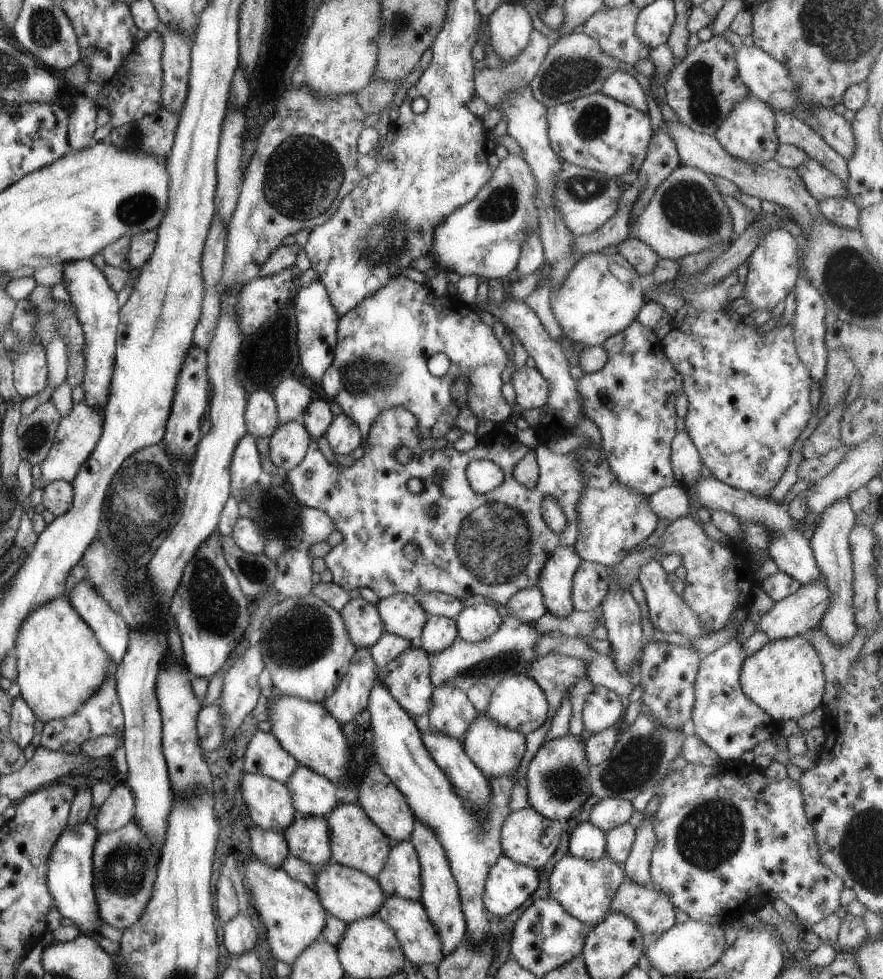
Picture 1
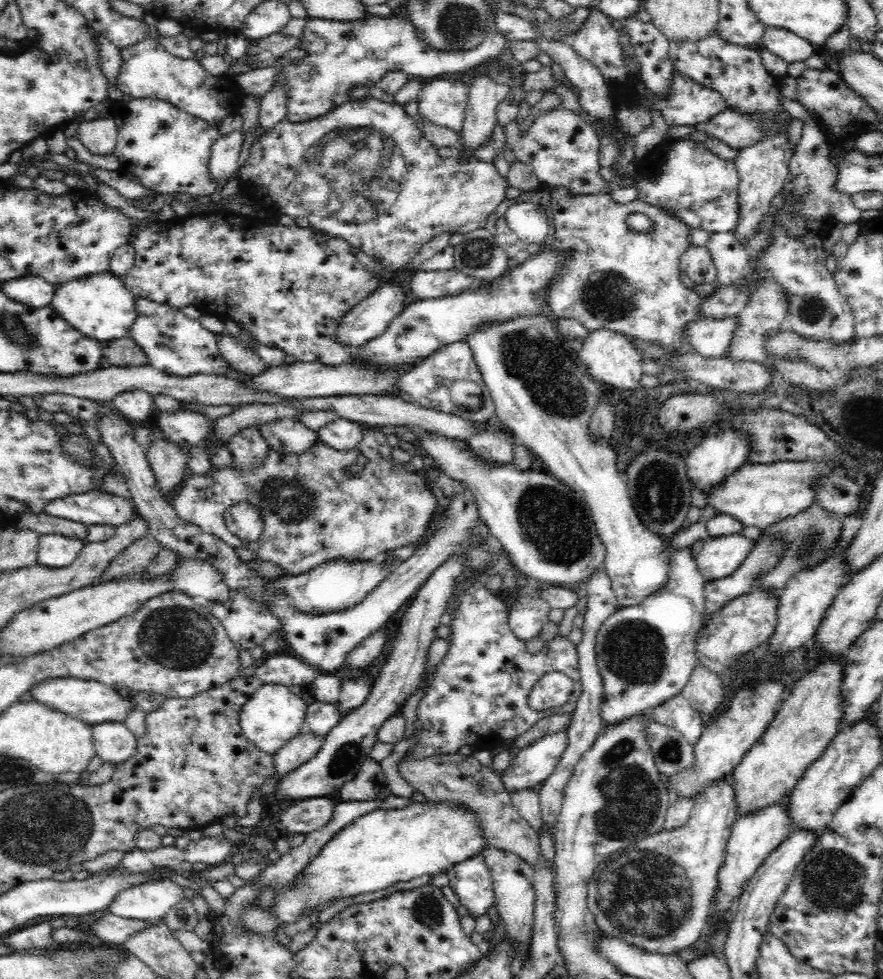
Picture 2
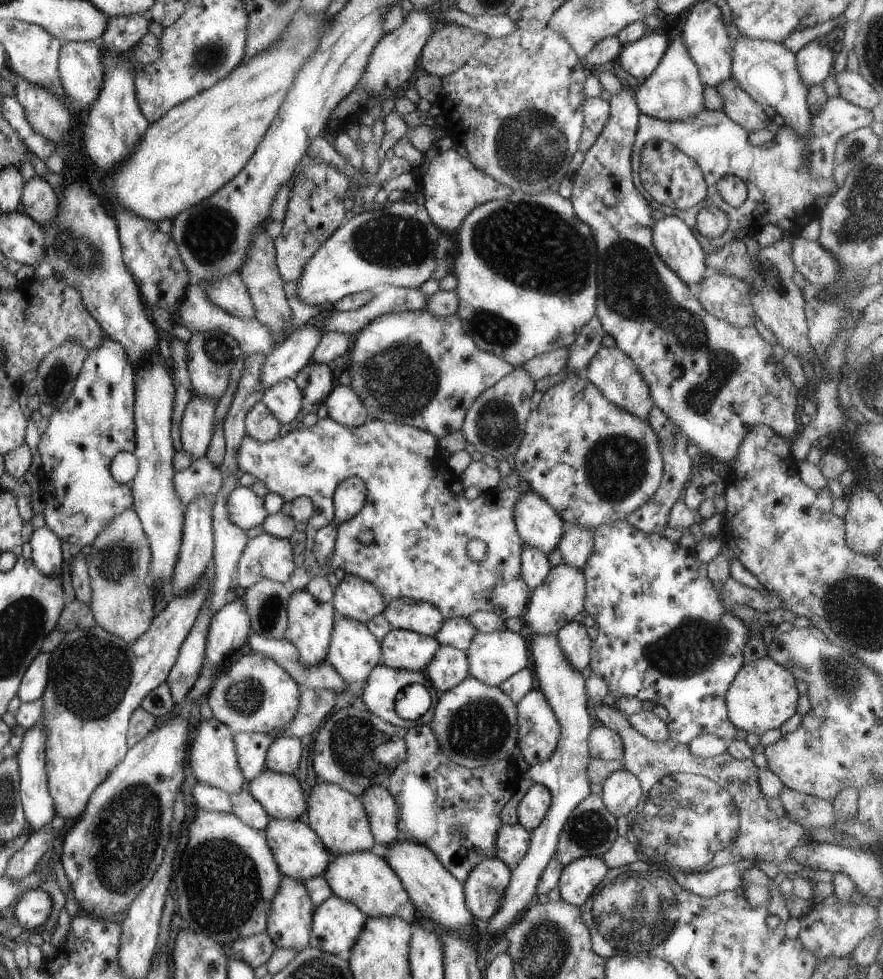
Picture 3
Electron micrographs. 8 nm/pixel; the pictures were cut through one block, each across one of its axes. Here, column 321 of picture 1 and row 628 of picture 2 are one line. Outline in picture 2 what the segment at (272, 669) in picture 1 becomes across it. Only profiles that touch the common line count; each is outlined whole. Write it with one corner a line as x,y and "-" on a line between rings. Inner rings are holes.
692,547
675,550
669,558
669,578
663,588
648,596
640,605
622,607
604,620
596,638
596,662
604,679
602,719
604,725
614,724
632,715
642,715
672,698
686,684
697,663
699,632
703,628
705,578
698,570

